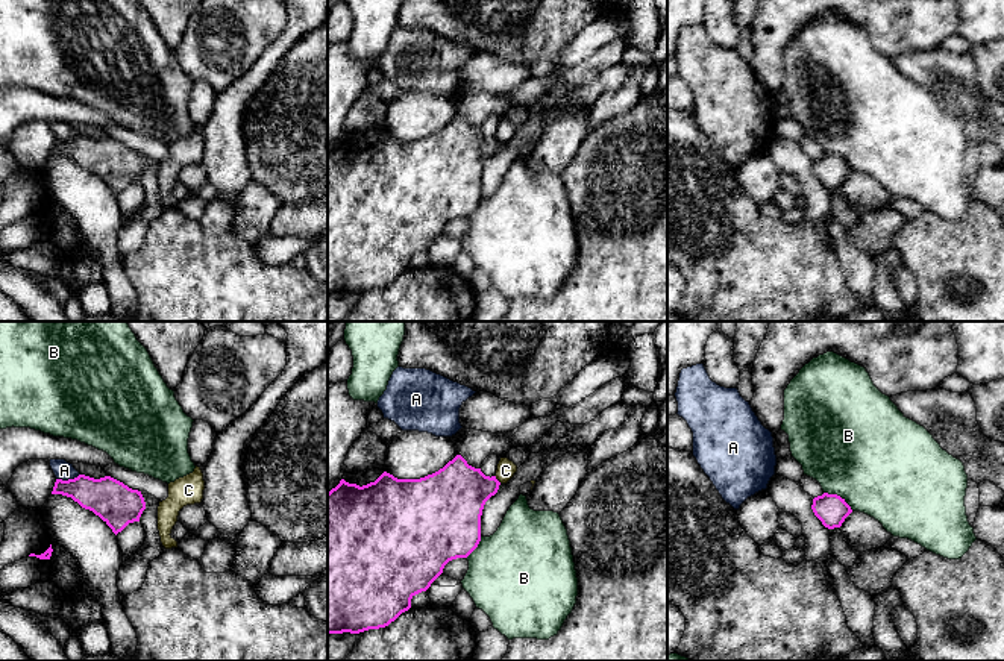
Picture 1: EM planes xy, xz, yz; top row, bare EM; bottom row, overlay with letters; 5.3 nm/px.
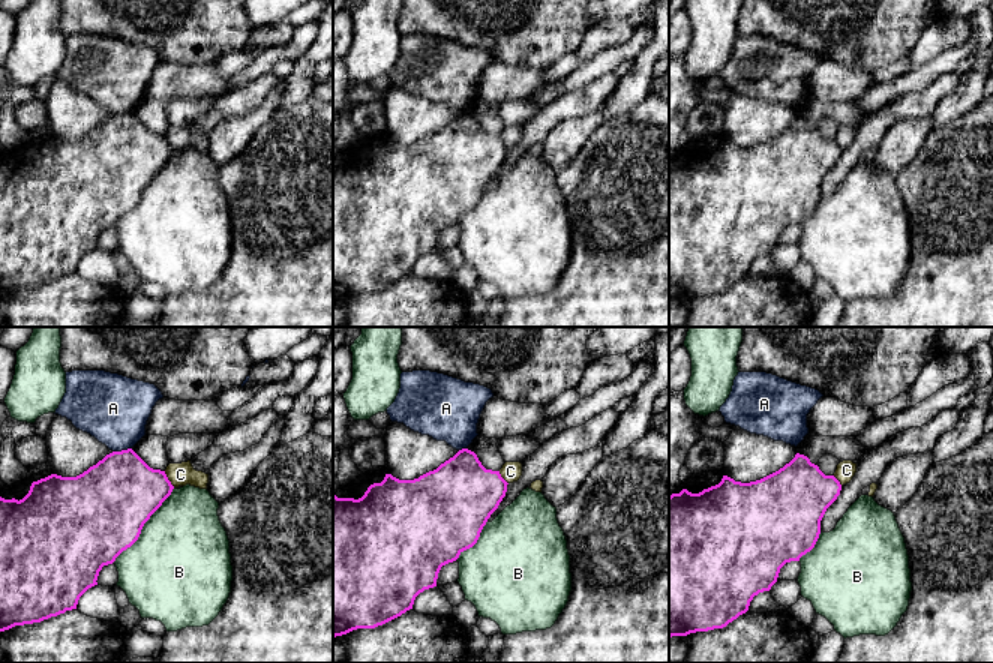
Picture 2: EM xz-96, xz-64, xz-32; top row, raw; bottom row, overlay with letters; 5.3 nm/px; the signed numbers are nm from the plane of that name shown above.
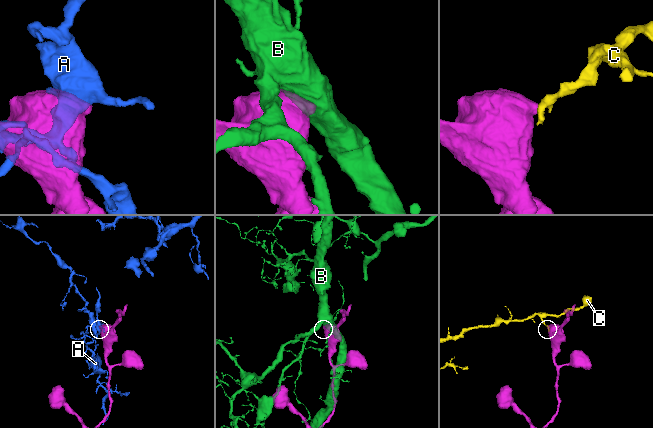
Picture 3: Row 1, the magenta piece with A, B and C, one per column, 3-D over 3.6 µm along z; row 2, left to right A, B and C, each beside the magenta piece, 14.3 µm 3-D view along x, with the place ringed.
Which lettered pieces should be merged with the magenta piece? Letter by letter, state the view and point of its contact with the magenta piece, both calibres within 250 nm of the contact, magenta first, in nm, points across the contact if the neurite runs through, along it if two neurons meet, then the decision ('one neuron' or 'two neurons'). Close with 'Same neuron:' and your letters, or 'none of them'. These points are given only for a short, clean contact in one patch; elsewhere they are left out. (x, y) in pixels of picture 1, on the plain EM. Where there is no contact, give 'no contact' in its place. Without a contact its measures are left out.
A: meets magenta in xy at (69, 140); 220 nm thick on the magenta side, 100 nm on the other; two neurons
B: meets magenta in yz at (839, 156); 170 nm thick on the magenta side, 500 nm on the other; two neurons
C: meets magenta in xz at (496, 140); 320 nm thick on the magenta side, 100 nm on the other; border along xz (495, 135), (501, 143); two neurons
Same neuron: none of them

